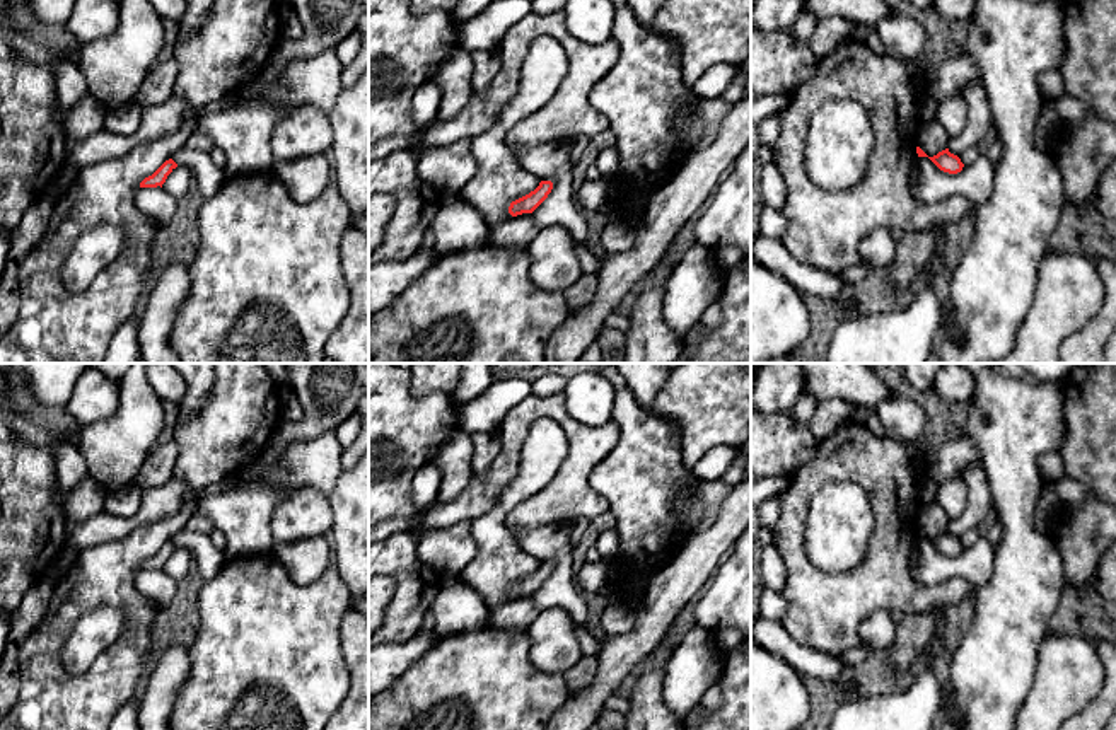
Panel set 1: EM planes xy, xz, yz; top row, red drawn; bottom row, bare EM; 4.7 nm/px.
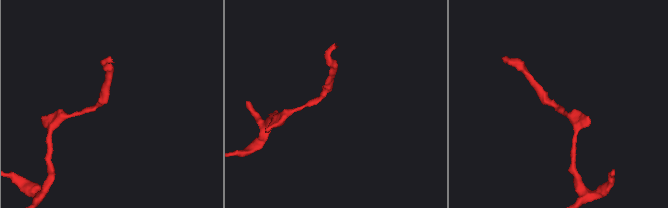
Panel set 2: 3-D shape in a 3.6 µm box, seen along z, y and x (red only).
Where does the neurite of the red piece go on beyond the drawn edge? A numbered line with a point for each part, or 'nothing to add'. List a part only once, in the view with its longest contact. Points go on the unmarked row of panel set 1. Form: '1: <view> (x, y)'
nothing to add

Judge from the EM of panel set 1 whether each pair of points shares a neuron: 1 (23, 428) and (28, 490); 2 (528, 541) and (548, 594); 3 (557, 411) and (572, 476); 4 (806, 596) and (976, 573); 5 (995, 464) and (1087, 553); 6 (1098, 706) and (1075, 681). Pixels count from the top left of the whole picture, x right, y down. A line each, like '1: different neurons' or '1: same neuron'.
1: different neurons
2: same neuron
3: same neuron
4: different neurons
5: different neurons
6: different neurons

